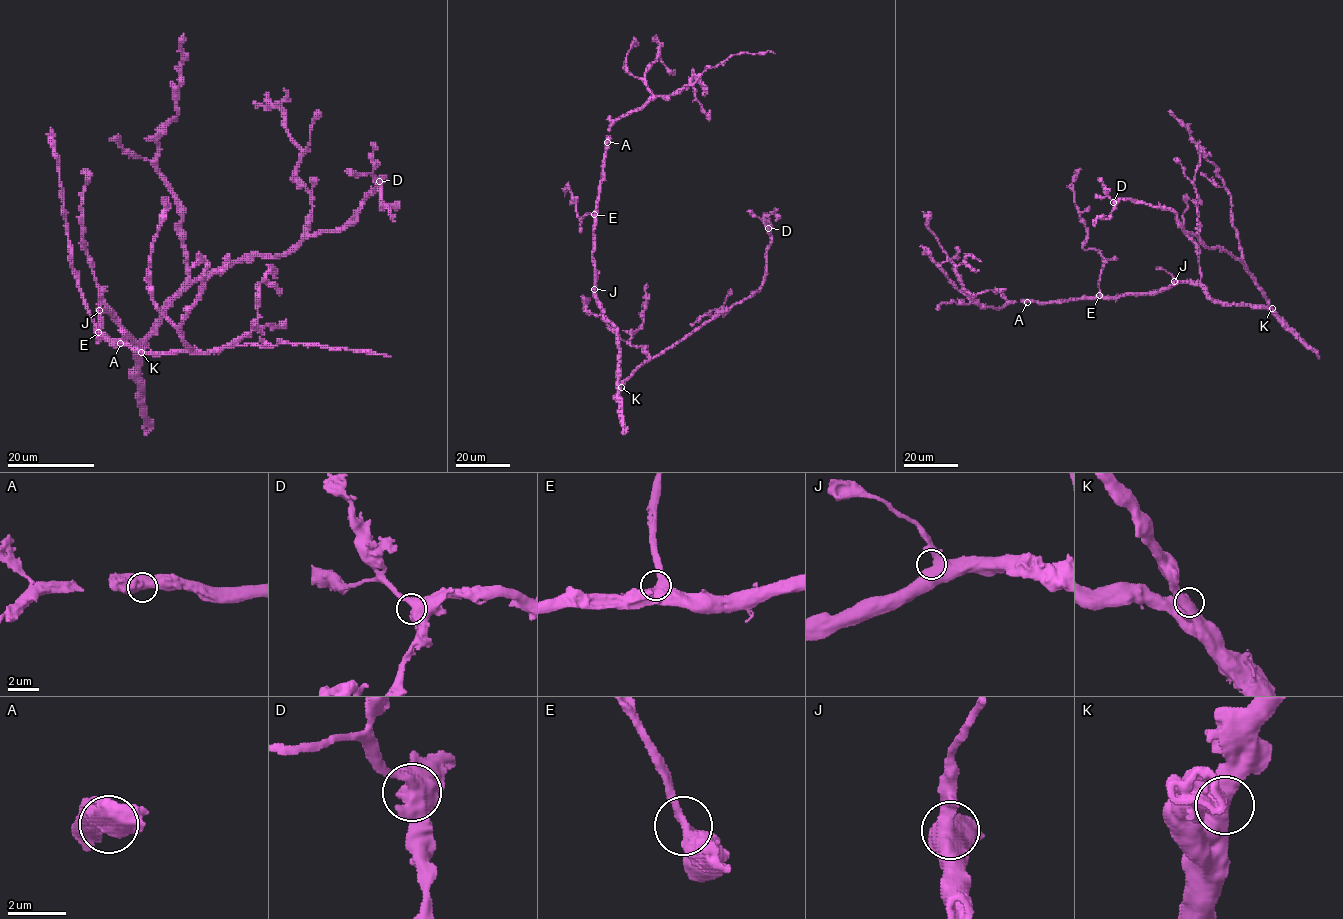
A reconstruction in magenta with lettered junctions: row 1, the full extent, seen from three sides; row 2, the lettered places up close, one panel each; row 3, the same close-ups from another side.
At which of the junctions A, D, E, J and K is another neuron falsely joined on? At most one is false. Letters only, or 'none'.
none

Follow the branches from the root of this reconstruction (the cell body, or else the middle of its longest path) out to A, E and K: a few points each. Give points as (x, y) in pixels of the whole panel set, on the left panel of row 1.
A: (114, 320), (108, 312), (101, 312), (97, 331), (111, 343), (120, 343)
E: (114, 320), (108, 312), (101, 312), (98, 332)
K: (114, 320), (137, 345), (137, 352), (141, 352)

